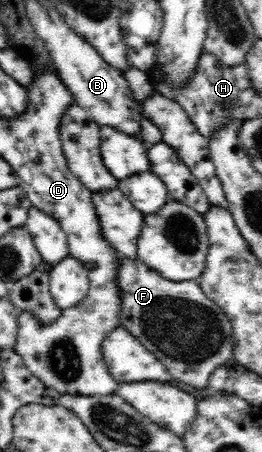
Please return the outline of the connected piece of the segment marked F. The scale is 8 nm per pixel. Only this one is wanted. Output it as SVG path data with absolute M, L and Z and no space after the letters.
M122 257L117 259L117 287L120 291L119 326L128 329L137 337L146 349L150 349L160 359L170 375L182 383L202 390L210 385L211 373L216 368L232 362L234 351L233 326L223 309L210 300L200 288L197 281L168 281L165 277L149 269L139 259Z

